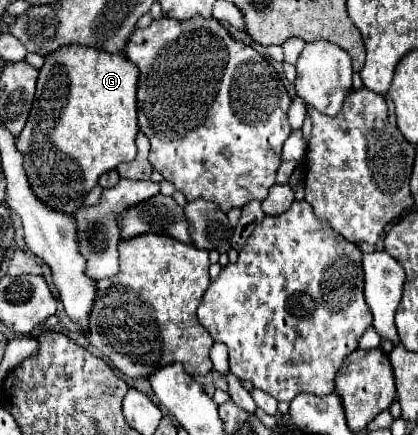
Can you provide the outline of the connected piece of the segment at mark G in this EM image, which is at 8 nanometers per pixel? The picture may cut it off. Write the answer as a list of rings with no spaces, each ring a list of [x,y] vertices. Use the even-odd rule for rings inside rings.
[[[68,44],[44,58],[28,122],[18,136],[36,196],[54,210],[76,212],[100,174],[136,156],[138,66],[120,52]]]

